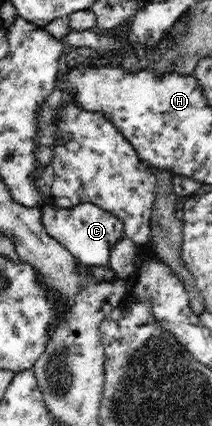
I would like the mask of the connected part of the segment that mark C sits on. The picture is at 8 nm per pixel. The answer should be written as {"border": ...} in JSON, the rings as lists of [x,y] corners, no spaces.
{"border":[[[85,203],[71,208],[44,205],[40,209],[42,224],[48,235],[64,245],[84,266],[106,266],[112,246],[125,237],[120,219],[111,212]]]}

